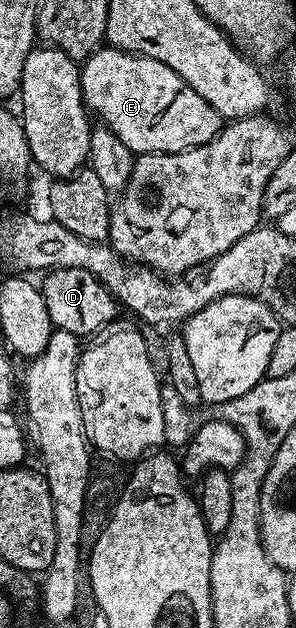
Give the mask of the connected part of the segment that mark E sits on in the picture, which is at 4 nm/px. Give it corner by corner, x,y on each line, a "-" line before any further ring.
99,48
81,63
80,69
82,72
82,99
86,102
87,111
89,111
101,125
107,126
112,132
116,132
116,136
120,136
120,140
124,140
124,144
136,156
139,154
175,154
176,152
191,150
197,146
208,144
223,128
224,119
216,112
216,108
212,108
212,104
208,104
208,100
204,100
204,96
196,93
180,75
172,72
172,68
160,64
160,60
145,58
142,54
130,54
127,50

